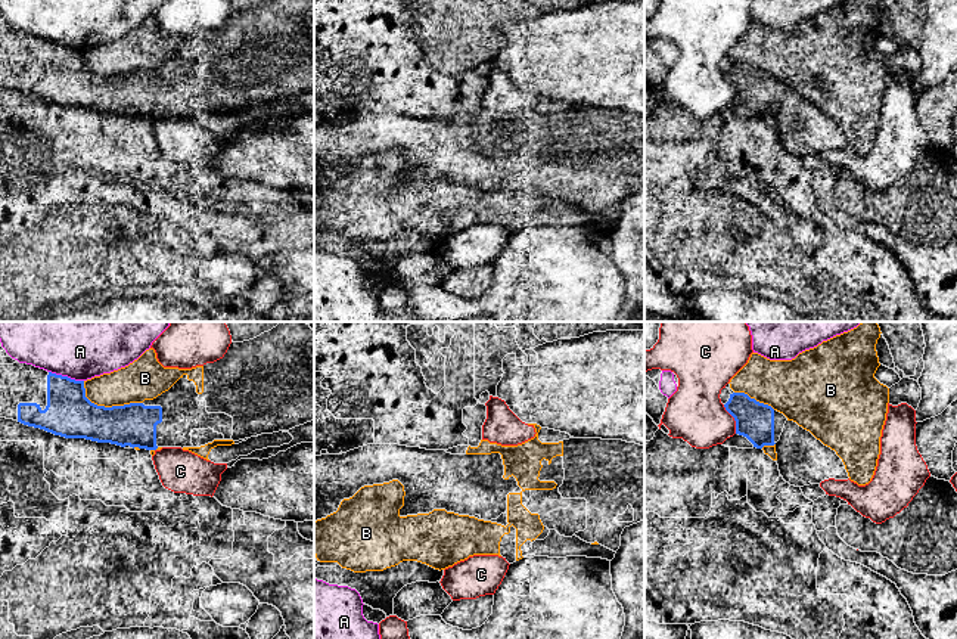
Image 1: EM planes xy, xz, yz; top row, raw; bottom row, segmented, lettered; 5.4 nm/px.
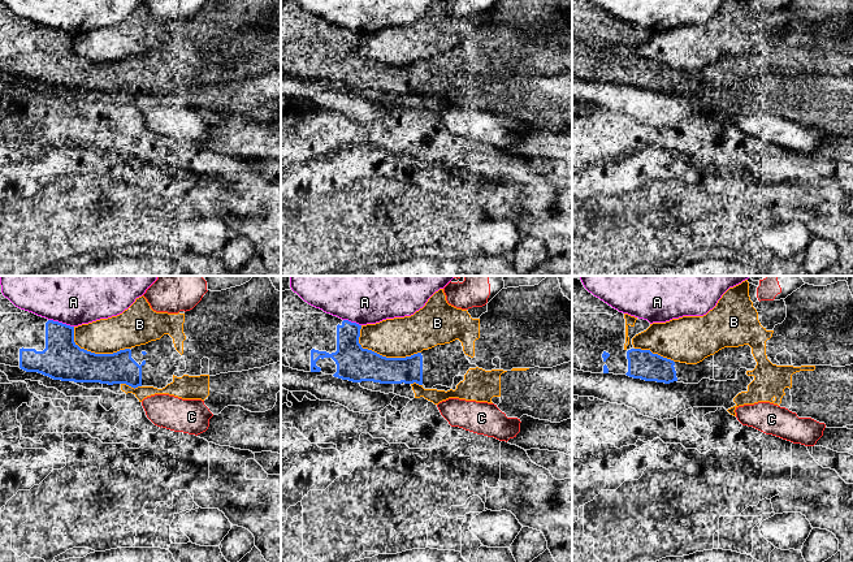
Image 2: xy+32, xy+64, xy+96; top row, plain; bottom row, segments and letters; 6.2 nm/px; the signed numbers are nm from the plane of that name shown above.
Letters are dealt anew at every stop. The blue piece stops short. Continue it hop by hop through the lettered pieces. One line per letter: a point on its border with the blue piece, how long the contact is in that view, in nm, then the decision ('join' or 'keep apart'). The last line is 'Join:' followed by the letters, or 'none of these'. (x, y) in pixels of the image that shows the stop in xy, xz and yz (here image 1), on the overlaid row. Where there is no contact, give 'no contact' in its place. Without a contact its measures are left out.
A: xy (67, 377) | 200 nm | keep apart
B: xy (106, 408) | 340 nm | keep apart
C: yz (735, 419) | 180 nm | keep apart
Join: none of these

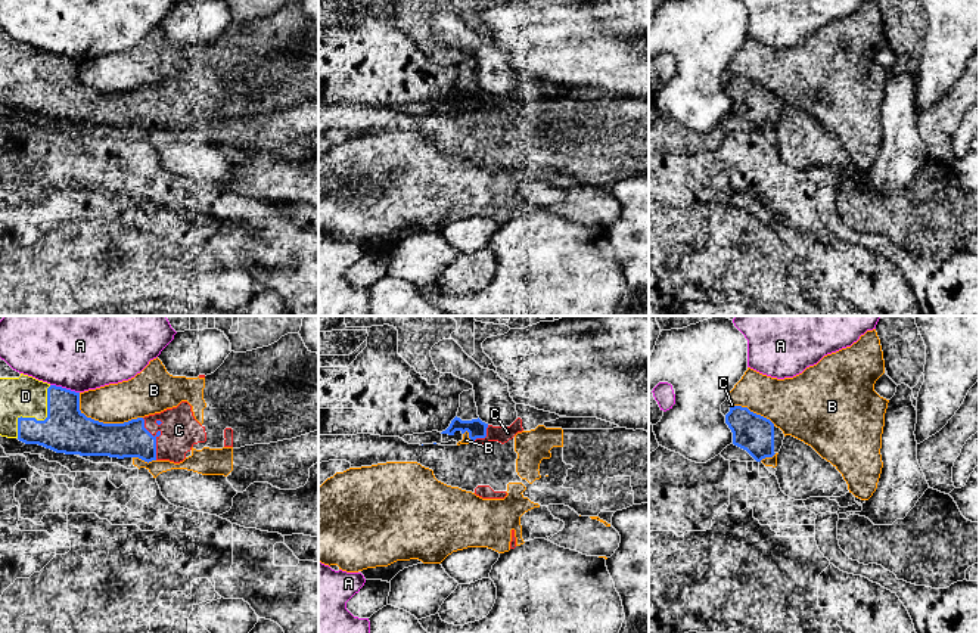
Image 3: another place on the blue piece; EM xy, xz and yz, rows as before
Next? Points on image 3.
A: xy (65, 388) | 170 nm | keep apart
B: xy (102, 422) | 380 nm | keep apart
C: xy (155, 438) | 240 nm | join
D: xy (39, 421) | 340 nm | join
Join: C, D

